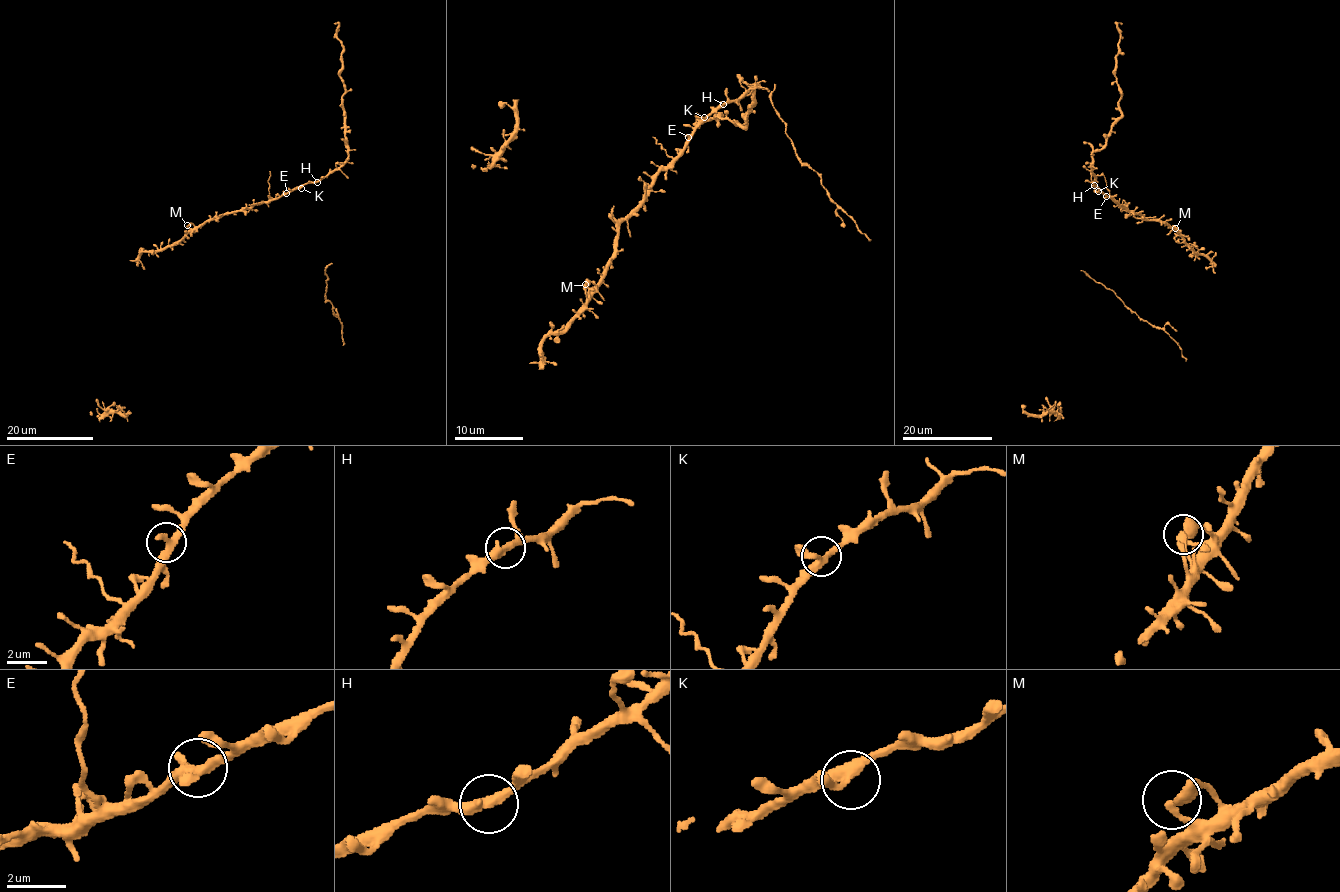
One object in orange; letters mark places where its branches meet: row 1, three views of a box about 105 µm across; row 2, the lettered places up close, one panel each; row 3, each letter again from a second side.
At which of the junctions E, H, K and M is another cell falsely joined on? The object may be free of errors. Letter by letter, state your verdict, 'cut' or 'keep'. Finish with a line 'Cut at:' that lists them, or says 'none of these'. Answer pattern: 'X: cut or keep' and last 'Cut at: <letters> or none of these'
E: keep
H: keep
K: keep
M: keep
Cut at: none of these

